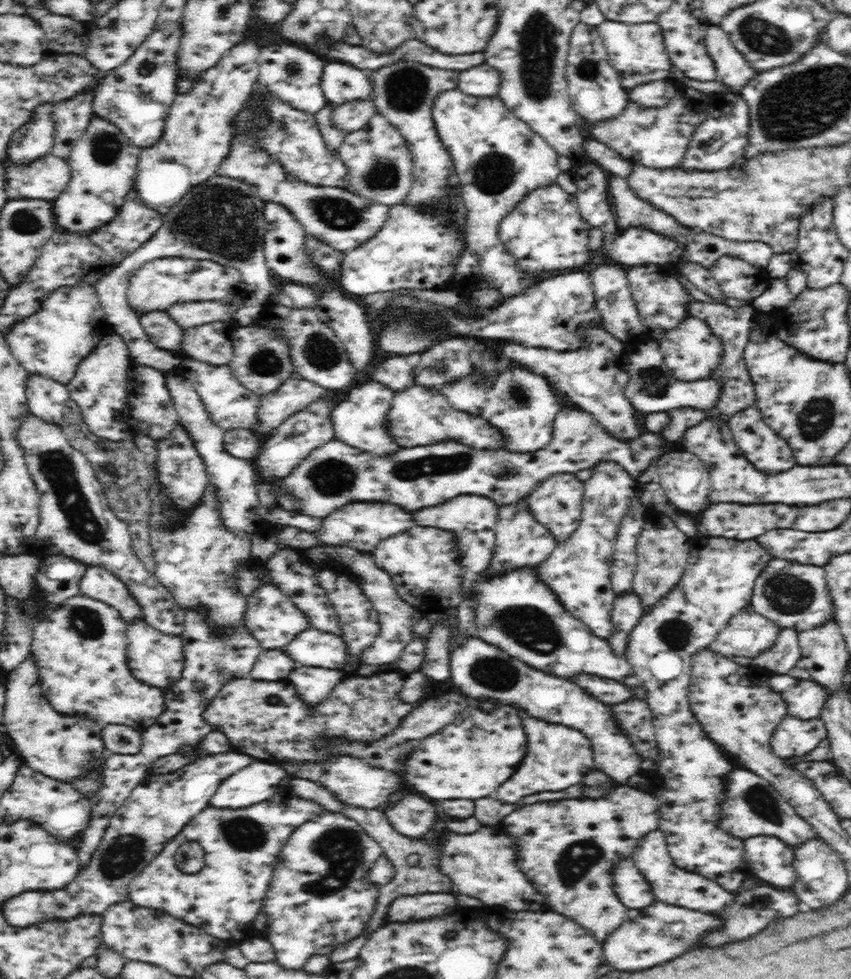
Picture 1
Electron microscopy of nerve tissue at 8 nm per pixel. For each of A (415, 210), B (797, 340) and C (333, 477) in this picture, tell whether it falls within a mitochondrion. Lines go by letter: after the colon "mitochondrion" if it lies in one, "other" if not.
A: other
B: other
C: mitochondrion

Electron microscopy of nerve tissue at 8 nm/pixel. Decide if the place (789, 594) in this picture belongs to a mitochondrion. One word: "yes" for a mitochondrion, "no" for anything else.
yes

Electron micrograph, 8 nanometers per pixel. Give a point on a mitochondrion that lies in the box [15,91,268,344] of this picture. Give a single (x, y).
(221, 220)

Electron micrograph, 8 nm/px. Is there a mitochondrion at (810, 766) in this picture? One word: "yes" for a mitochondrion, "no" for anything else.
no

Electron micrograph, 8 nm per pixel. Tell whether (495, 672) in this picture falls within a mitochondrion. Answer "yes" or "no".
yes

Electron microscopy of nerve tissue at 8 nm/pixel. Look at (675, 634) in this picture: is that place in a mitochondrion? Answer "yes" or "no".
yes

